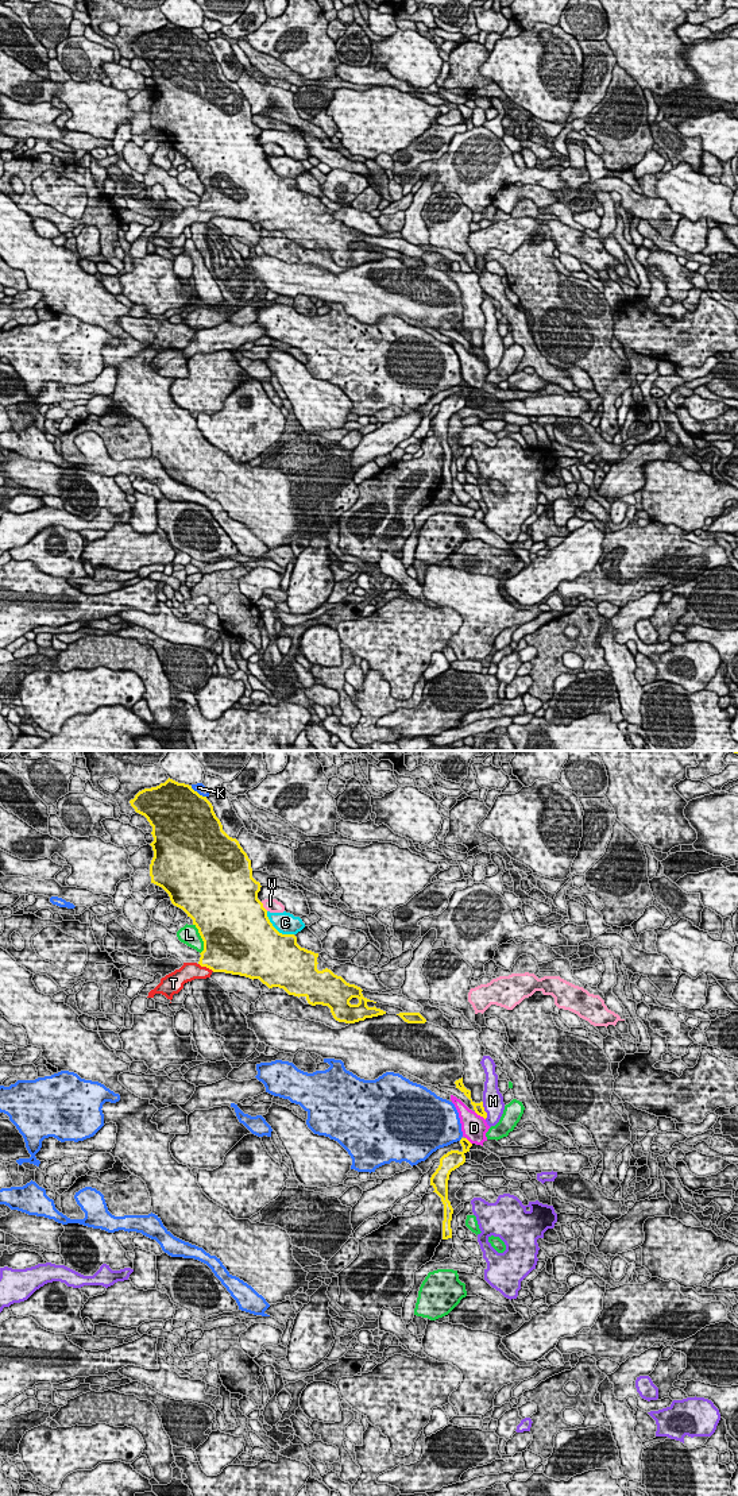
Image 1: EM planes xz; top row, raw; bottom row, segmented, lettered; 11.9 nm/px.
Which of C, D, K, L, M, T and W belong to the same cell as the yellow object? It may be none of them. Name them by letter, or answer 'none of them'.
T

